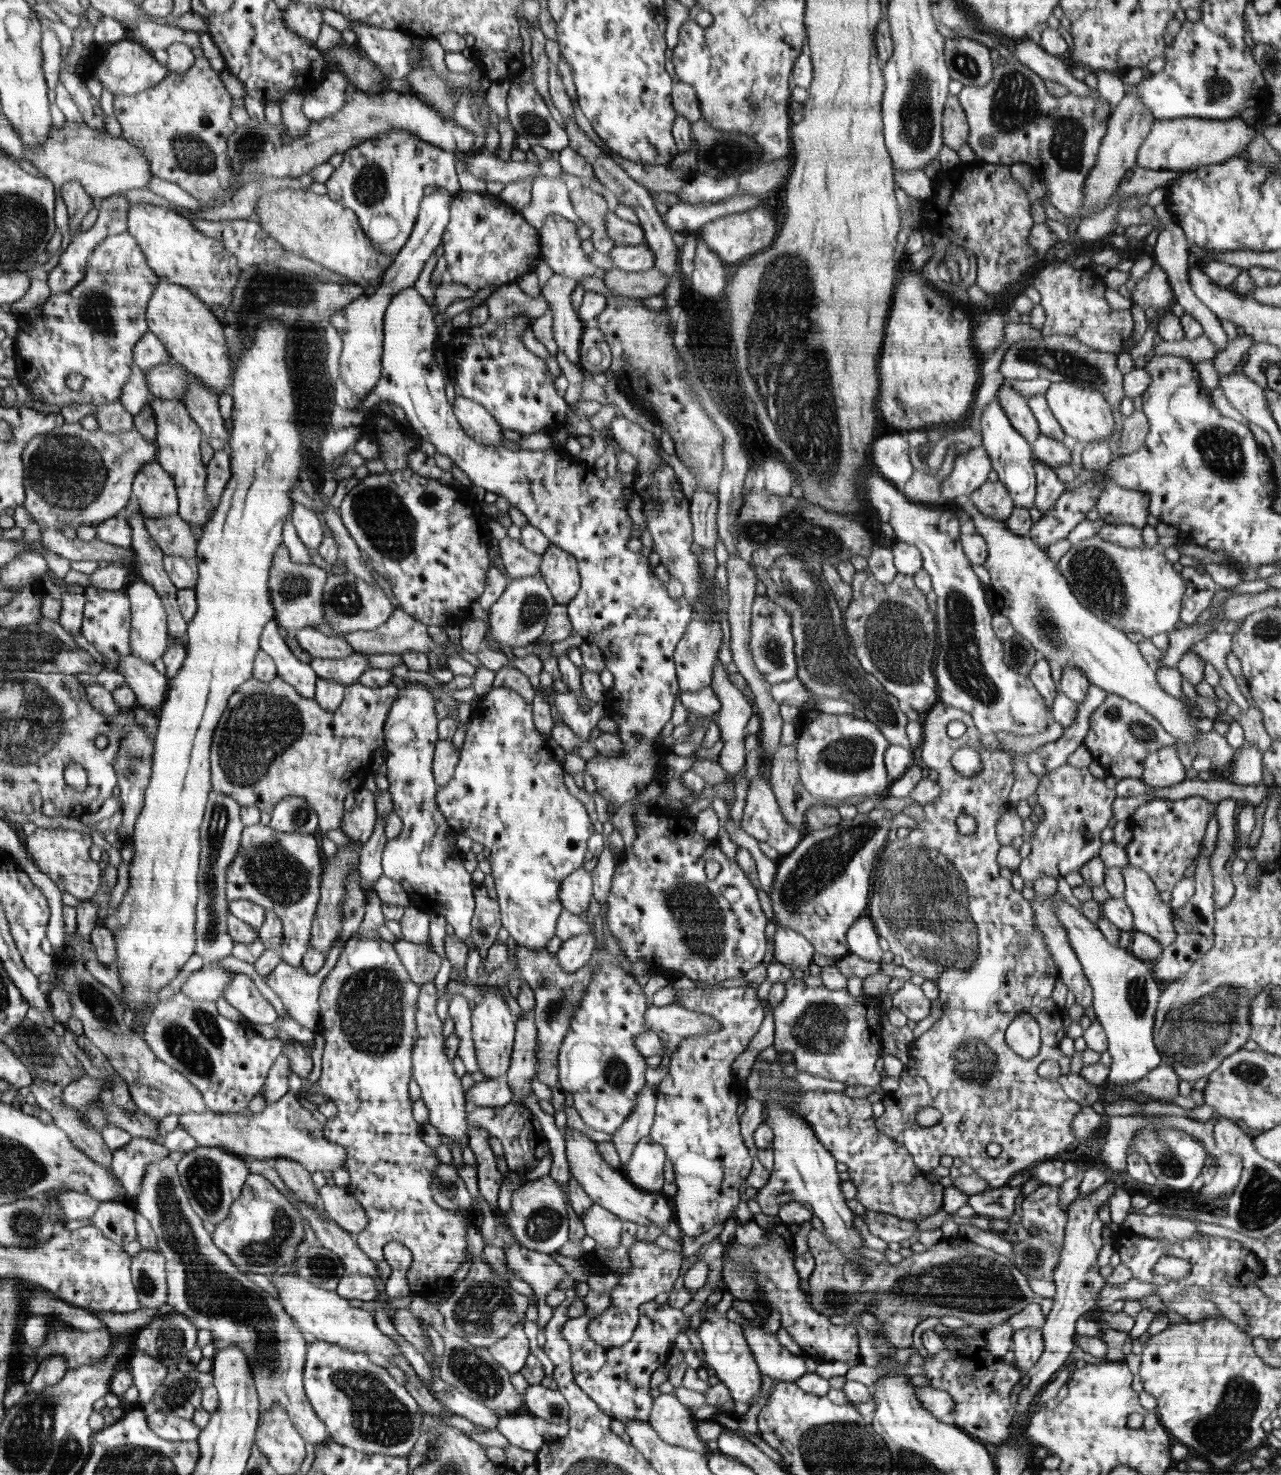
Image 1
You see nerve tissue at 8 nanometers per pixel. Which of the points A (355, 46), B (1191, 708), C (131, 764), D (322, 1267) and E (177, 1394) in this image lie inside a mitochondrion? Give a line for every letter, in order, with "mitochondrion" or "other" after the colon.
A: other
B: other
C: mitochondrion
D: mitochondrion
E: mitochondrion

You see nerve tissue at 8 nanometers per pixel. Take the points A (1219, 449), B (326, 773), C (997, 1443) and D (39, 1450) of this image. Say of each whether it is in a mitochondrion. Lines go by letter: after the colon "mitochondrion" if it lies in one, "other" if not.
A: mitochondrion
B: other
C: other
D: mitochondrion

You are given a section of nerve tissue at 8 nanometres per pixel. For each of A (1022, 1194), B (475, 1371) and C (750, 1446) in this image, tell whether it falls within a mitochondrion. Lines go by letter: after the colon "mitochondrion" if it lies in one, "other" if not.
A: other
B: mitochondrion
C: other

